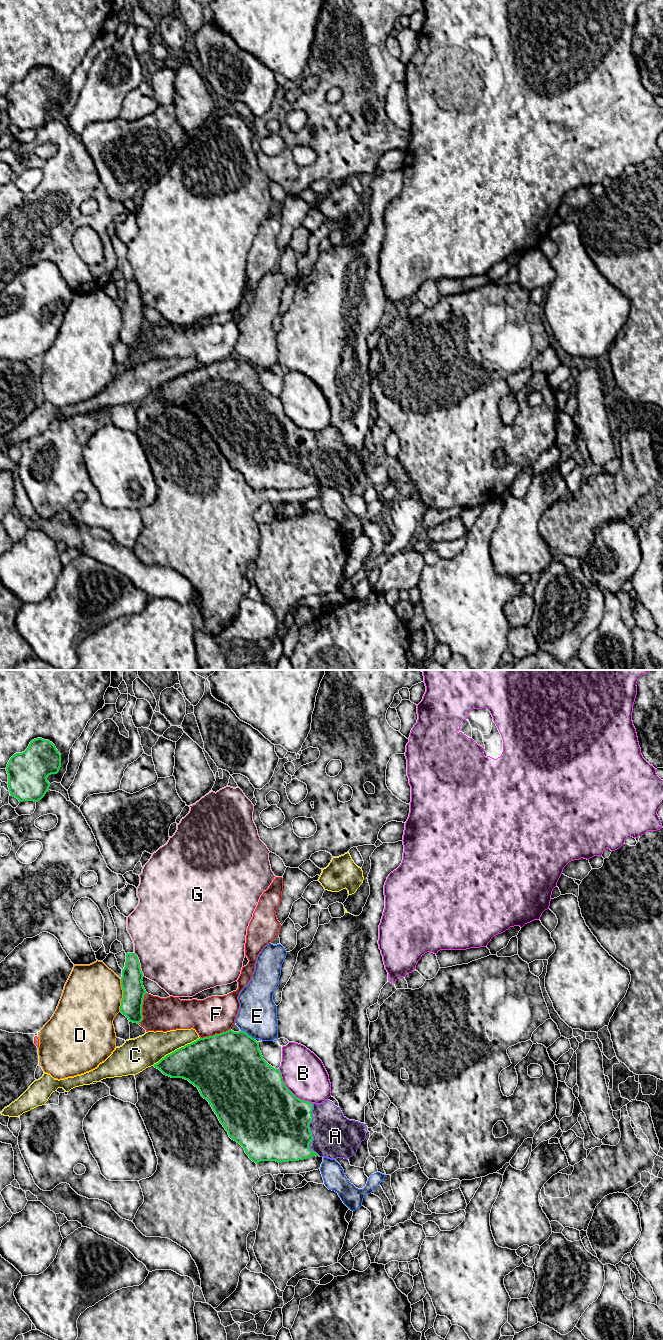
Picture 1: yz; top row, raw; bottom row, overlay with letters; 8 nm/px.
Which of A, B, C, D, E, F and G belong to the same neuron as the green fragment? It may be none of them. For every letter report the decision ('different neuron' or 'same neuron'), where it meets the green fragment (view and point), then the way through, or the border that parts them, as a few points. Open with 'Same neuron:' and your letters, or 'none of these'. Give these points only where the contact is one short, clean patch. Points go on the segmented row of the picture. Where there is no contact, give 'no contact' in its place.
Same neuron: A
A: same neuron | yz (309, 1130)
B: different neuron | yz (290, 1091)
C: different neuron | yz (175, 1050)
D: different neuron | yz (123, 995)
E: different neuron | yz (247, 1034)
F: different neuron | yz (141, 1008)
G: different neuron | yz (139, 964)

